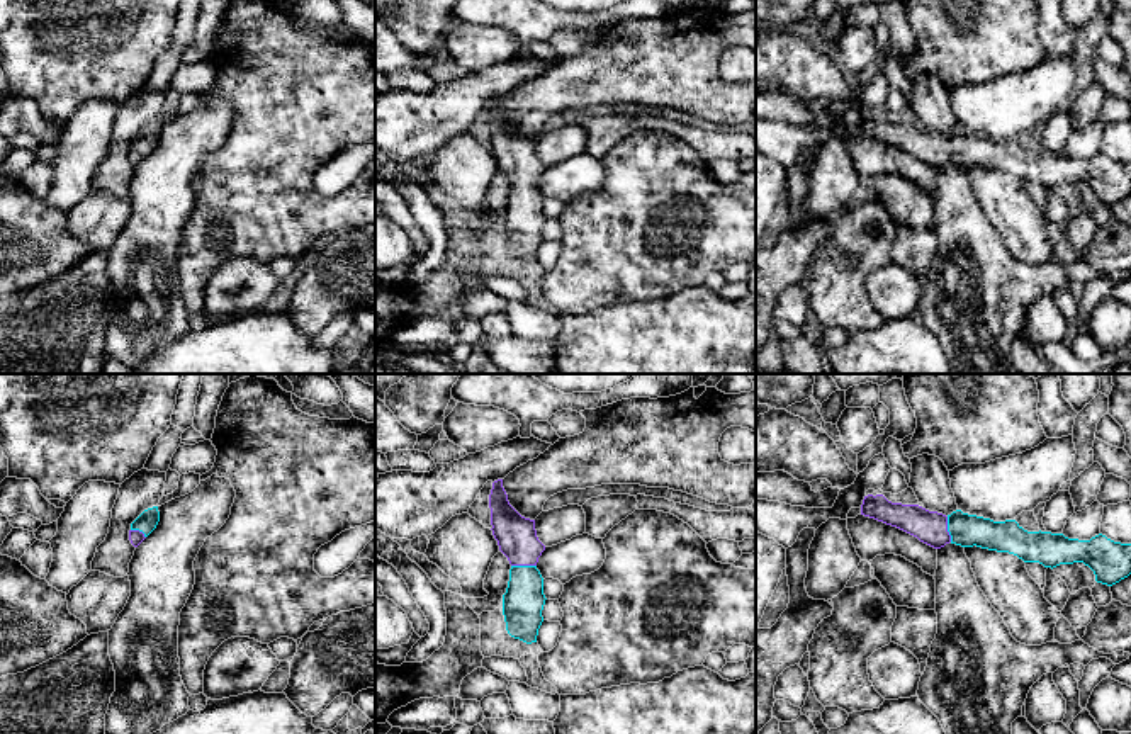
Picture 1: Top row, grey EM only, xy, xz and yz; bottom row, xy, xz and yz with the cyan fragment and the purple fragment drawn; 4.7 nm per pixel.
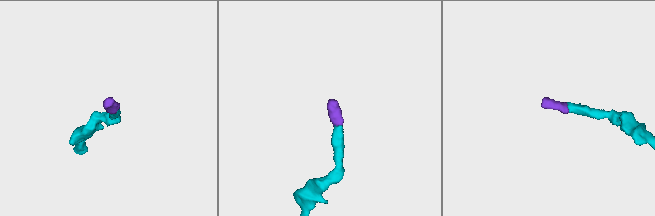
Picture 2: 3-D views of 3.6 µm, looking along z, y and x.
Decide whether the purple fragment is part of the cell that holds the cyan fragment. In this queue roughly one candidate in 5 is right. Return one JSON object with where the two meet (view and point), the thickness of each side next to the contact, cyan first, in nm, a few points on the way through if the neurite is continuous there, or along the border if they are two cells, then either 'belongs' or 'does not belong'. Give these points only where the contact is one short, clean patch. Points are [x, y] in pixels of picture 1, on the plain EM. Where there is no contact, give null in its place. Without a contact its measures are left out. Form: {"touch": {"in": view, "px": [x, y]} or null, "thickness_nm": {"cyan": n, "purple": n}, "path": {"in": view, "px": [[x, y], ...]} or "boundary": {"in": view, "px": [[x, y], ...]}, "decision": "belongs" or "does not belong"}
{"touch": {"in": "xz", "px": [523, 186]}, "thickness_nm": {"cyan": 190, "purple": 190}, "path": {"in": "xz", "px": [[523, 220], [523, 186], [523, 169], [517, 157]]}, "decision": "belongs"}

